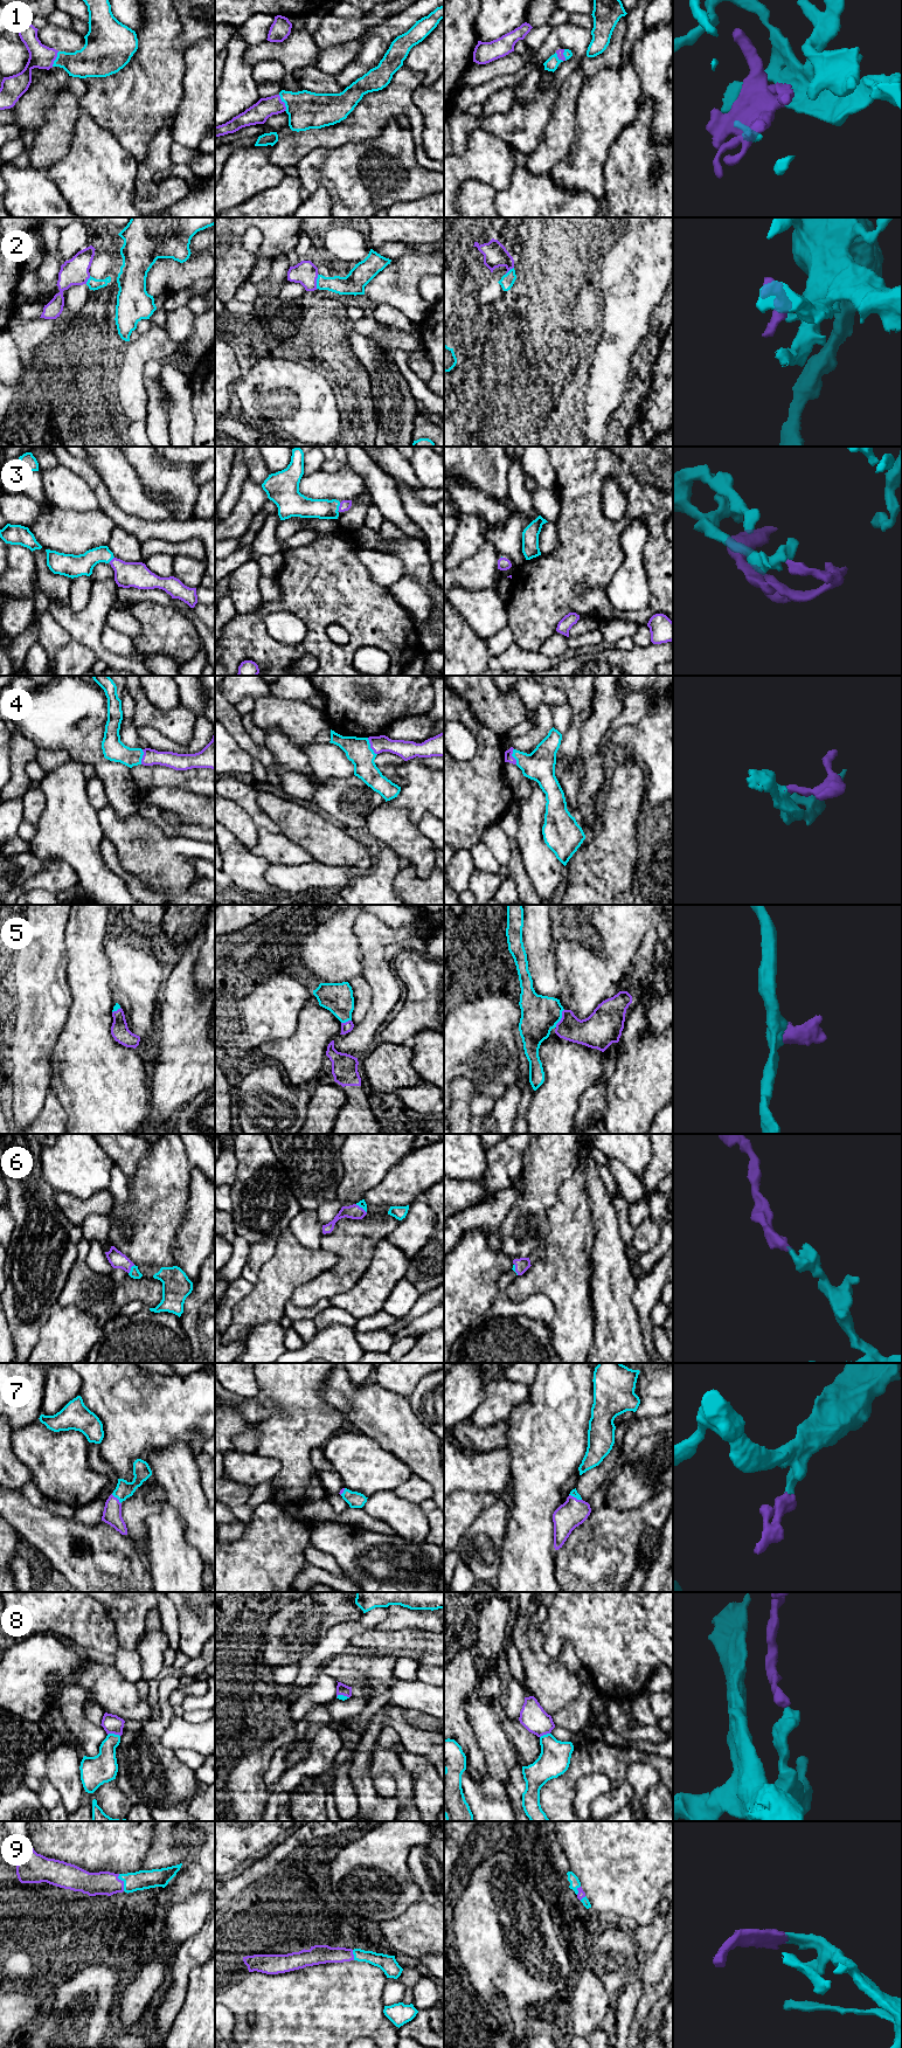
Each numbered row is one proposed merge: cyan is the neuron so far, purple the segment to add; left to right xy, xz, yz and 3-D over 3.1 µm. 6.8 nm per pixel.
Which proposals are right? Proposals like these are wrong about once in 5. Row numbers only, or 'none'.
1, 2, 3, 4, 5, 6, 7, 9

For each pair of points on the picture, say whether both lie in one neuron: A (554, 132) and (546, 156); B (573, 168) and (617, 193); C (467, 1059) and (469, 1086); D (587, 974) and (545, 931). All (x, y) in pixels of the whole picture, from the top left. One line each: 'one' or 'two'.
A: one
B: two
C: two
D: two

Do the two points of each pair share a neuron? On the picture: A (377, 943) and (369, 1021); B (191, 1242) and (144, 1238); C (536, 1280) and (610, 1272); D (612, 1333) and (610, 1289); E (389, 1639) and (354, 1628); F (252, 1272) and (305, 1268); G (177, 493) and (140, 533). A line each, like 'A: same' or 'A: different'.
A: same
B: different
C: different
D: same
E: different
F: different
G: different

